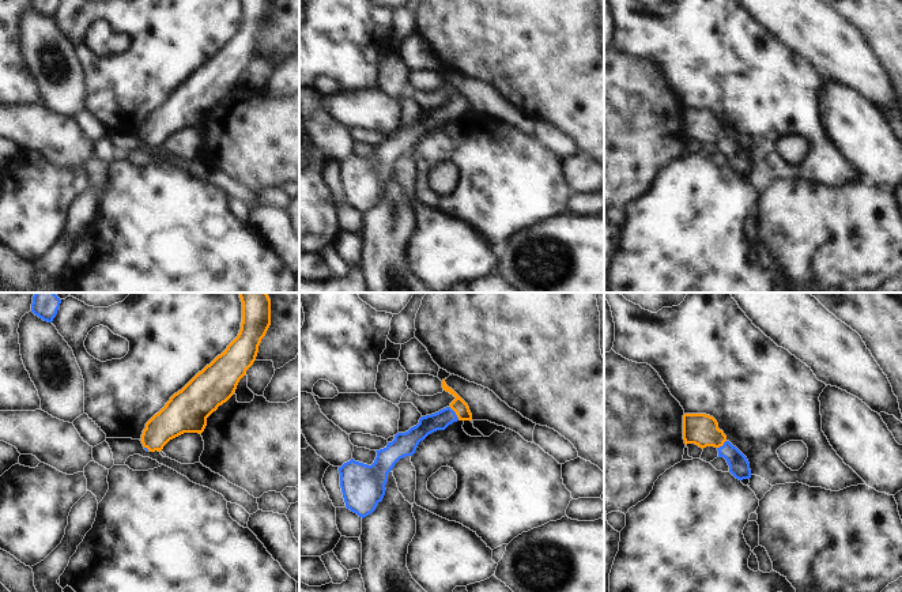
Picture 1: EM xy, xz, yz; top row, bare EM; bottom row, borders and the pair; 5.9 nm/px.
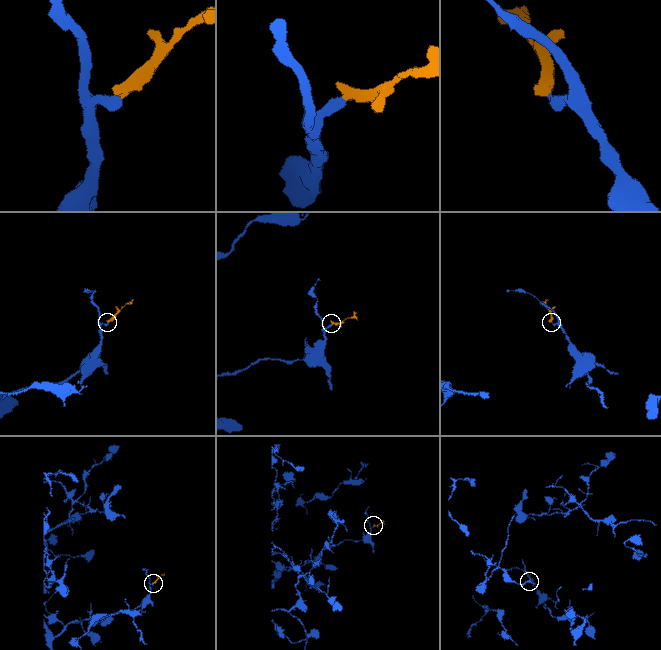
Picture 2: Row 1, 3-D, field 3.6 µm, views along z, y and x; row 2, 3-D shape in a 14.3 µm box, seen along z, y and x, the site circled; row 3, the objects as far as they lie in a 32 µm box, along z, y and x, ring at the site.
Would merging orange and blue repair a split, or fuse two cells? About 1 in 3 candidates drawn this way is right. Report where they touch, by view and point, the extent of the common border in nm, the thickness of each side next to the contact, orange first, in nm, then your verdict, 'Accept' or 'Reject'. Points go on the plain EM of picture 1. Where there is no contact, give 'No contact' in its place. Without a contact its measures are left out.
Touches orange at xz (455, 106). Shared border 110 nm. Thickness 90 nm (orange) against 110 nm. Accept.

